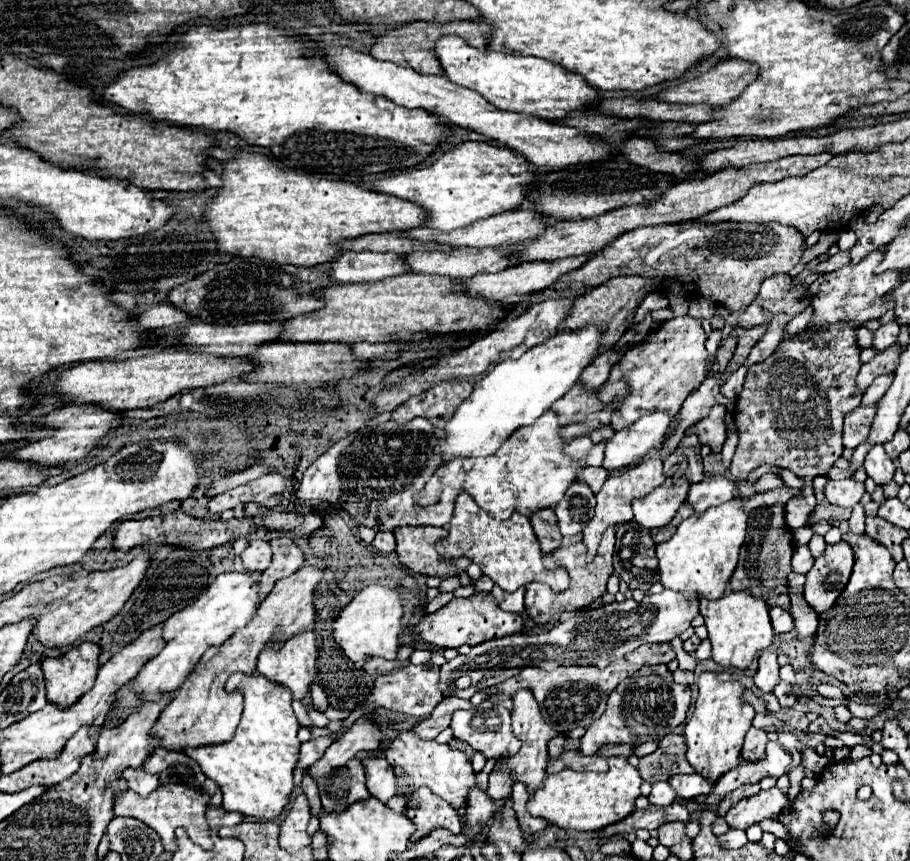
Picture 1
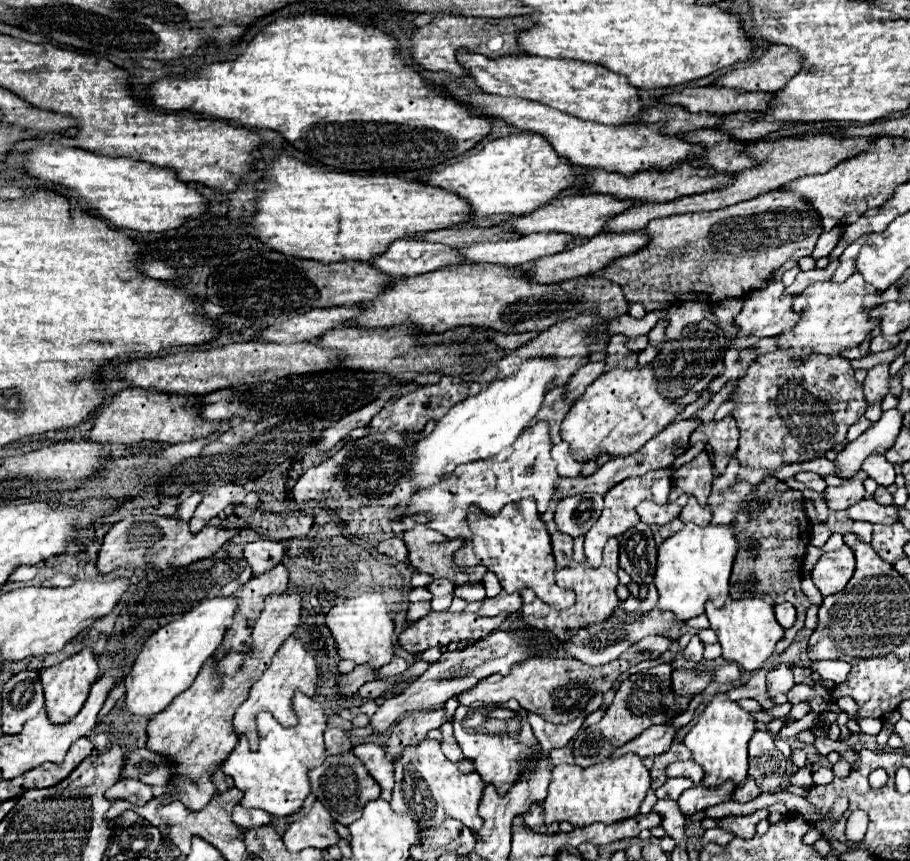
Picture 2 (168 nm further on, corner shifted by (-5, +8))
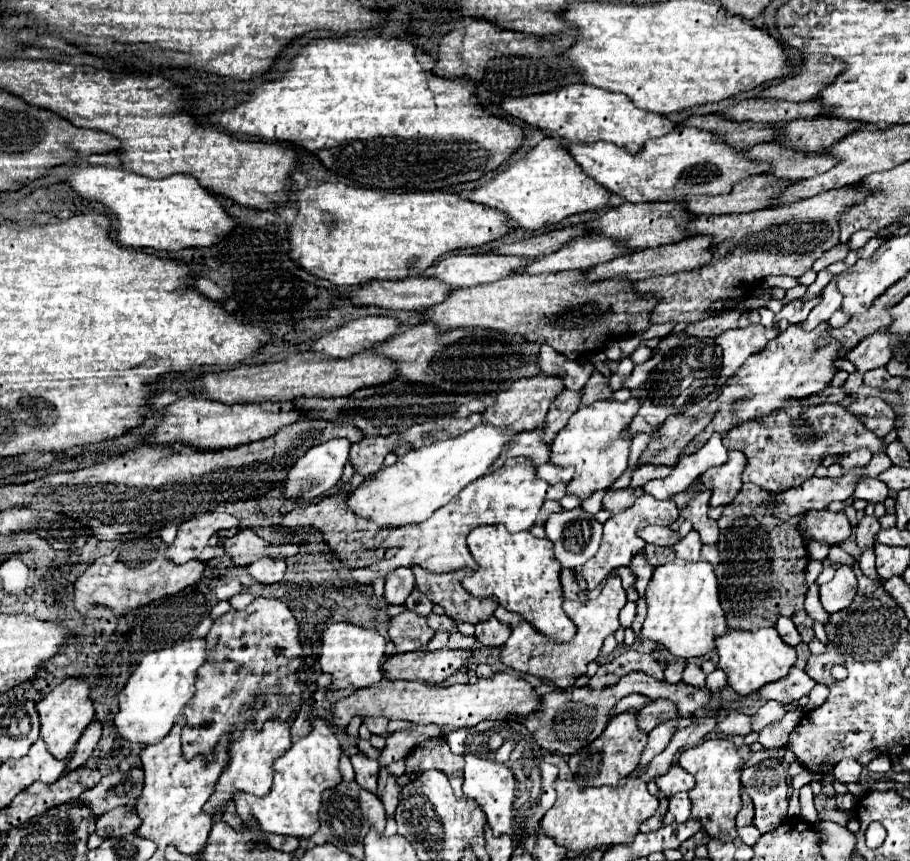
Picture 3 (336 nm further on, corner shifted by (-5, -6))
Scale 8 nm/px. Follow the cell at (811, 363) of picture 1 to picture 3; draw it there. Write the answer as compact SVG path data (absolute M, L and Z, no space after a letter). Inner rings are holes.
M790 398L784 402L778 414L766 414L762 418L748 420L726 432L722 438L724 446L730 450L740 450L746 454L744 482L752 482L772 494L780 494L788 488L800 486L806 478L814 476L814 470L822 464L824 456L848 454L852 450L868 446L874 454L880 450L882 440L866 430L854 414L850 414L842 404L806 404L806 398Z

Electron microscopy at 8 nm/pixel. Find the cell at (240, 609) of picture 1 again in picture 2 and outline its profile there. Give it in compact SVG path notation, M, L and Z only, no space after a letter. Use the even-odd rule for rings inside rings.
M212 598L200 602L190 612L182 614L178 620L162 626L154 632L142 646L132 670L128 672L124 686L126 686L126 708L134 716L154 718L162 712L180 692L184 692L194 678L198 676L204 662L216 652L220 646L226 628L232 622L236 608L234 598Z

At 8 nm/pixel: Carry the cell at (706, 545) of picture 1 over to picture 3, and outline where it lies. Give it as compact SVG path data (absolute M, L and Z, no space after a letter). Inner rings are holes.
M672 560L656 566L646 590L648 614L642 636L664 644L678 658L704 656L714 648L714 638L726 632L726 618L718 596L718 578L714 566L706 560Z

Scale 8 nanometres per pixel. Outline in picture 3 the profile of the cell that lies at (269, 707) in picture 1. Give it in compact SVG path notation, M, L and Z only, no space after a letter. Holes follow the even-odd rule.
M312 718L310 726L312 730L304 738L294 742L286 754L274 760L274 782L266 798L258 798L246 792L234 794L234 804L242 820L248 820L248 816L254 816L258 826L264 832L286 834L286 836L296 836L296 838L302 838L302 836L310 838L318 830L320 794L342 780L340 770L338 770L342 748L336 736L332 734L330 726L326 724L326 720Z

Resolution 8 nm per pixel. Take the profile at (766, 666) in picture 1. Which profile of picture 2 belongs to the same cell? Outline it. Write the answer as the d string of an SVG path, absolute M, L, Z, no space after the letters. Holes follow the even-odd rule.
M782 662L768 674L766 680L768 680L768 694L770 694L770 698L774 698L778 694L786 694L794 686L792 670L786 664L782 664Z

